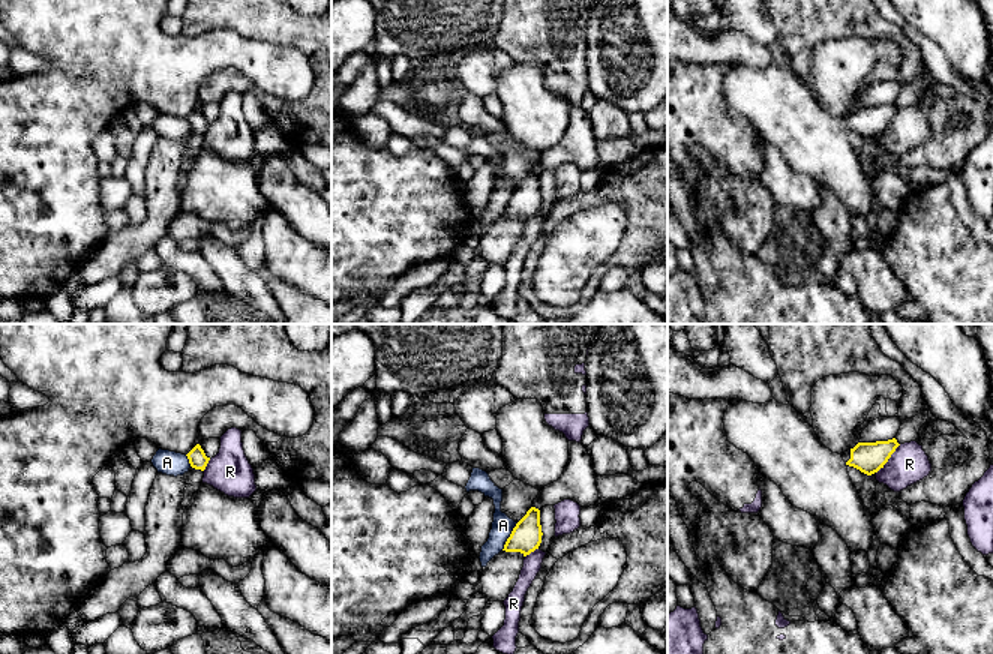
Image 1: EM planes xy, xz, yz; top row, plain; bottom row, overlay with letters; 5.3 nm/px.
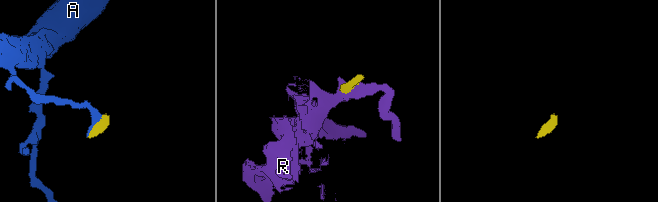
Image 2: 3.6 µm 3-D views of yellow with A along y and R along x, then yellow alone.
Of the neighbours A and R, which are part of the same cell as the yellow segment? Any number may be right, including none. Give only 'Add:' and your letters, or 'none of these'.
Add: none of these

